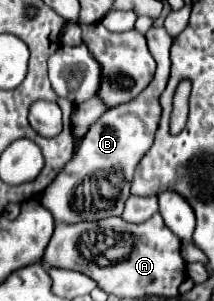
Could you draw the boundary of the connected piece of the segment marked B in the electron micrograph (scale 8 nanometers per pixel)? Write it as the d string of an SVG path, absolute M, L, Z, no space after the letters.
M151 27L145 33L147 47L157 61L157 73L149 87L135 97L133 101L119 105L117 109L105 111L95 125L87 131L79 143L73 159L57 175L57 179L43 191L41 205L49 209L55 217L55 223L79 223L79 221L99 221L111 215L121 215L127 197L131 195L131 181L135 169L143 155L149 151L155 139L155 131L161 121L161 103L159 97L169 81L169 49L171 37L163 27Z

